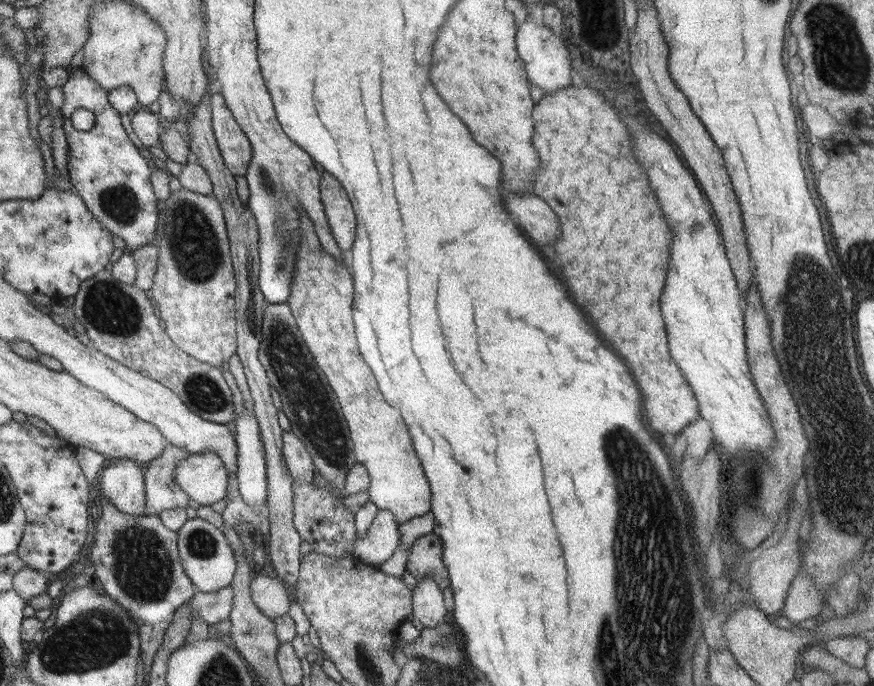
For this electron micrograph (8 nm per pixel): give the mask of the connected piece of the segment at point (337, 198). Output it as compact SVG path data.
M319 170L319 173L320 201L324 215L336 245L345 252L355 240L356 218L339 182L324 170Z

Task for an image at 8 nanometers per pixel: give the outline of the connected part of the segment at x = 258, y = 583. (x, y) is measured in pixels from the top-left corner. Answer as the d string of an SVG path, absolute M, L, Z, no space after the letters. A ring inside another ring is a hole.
M263 575L252 576L249 590L253 604L267 619L273 620L287 613L289 598L279 578L265 578Z

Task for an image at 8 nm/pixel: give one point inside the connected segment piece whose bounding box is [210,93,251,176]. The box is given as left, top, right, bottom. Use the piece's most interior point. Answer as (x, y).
(235, 151)

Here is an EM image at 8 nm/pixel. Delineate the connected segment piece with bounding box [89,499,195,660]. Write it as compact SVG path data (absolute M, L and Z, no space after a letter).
M97 499L101 504L102 514L95 522L95 538L93 546L89 548L89 560L95 568L94 575L101 584L100 591L122 606L135 624L139 626L140 658L153 660L155 650L161 644L165 628L171 623L175 609L185 601L189 601L195 593L195 587L186 577L177 553L176 532L169 531L158 516L132 516L119 513L109 502Z

